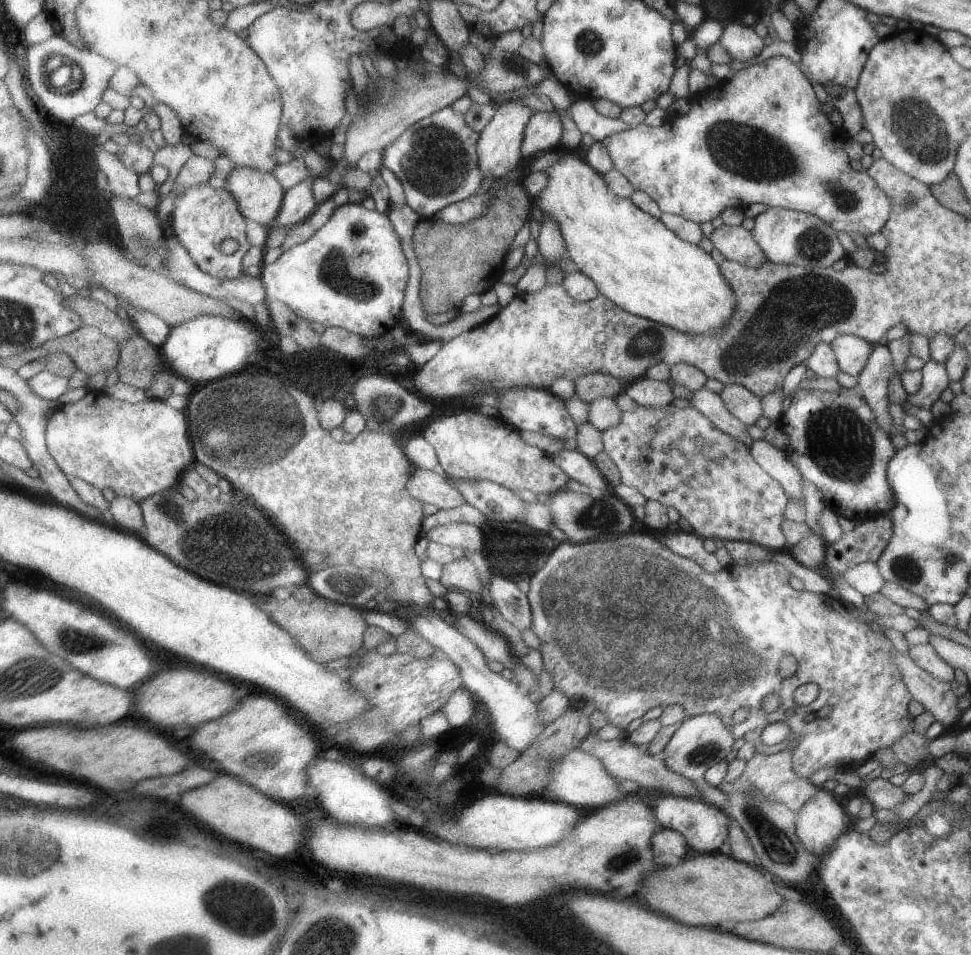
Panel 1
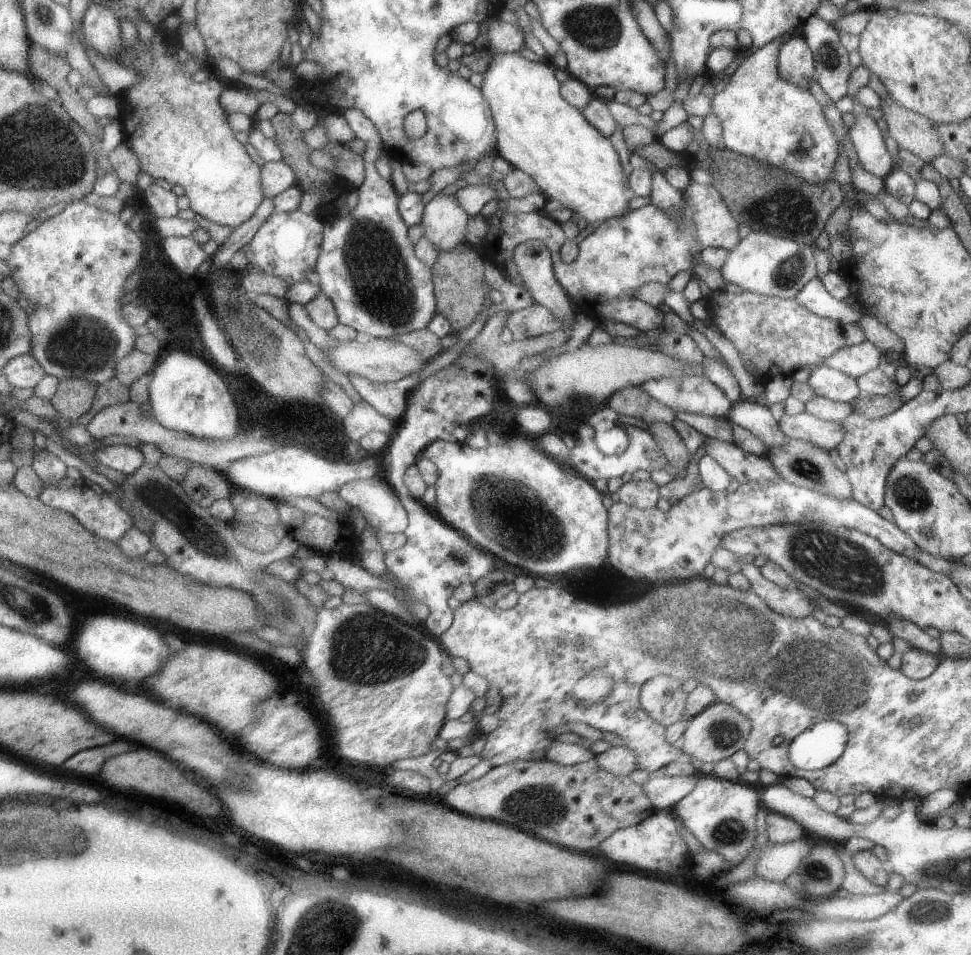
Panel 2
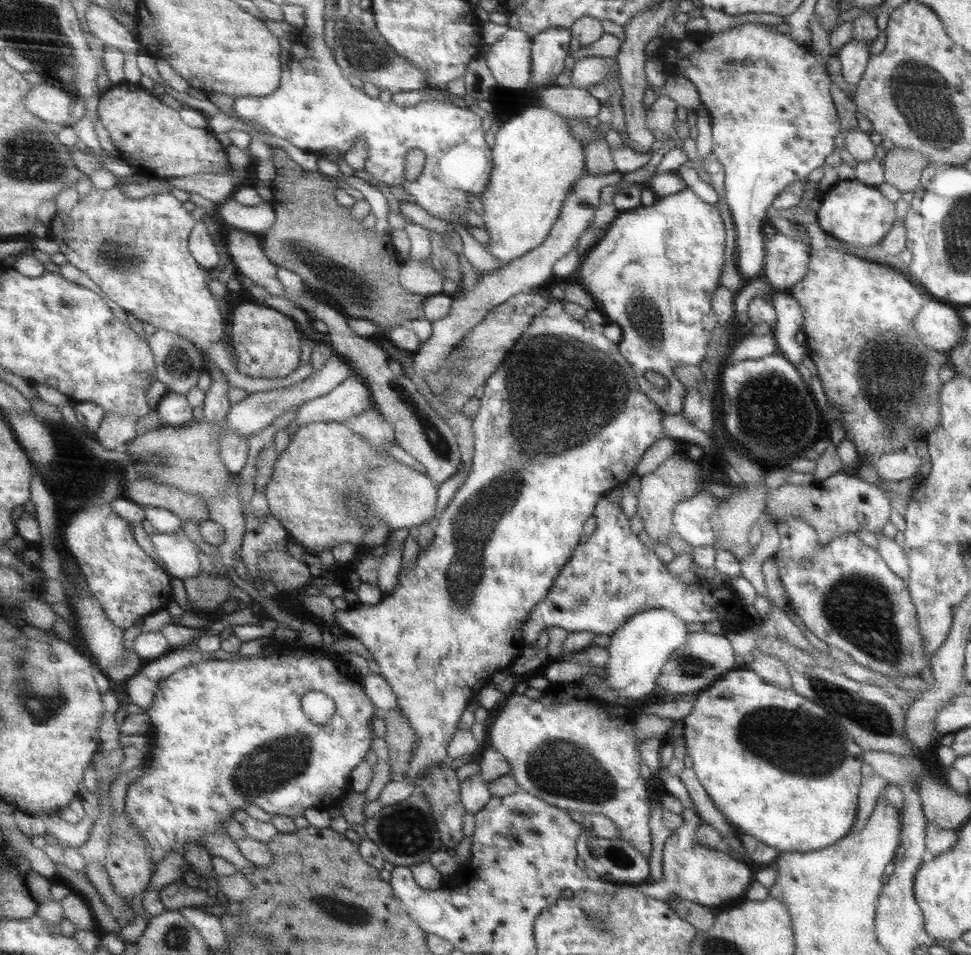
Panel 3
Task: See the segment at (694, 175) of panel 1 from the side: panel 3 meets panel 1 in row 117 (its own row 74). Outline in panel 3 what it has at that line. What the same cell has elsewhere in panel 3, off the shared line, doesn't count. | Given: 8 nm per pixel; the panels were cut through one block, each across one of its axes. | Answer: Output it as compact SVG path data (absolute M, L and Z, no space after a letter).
M746 22L746 24L738 24L738 26L734 26L734 28L716 32L716 34L689 34L684 40L674 39L666 41L664 44L661 44L660 48L658 48L654 54L656 58L662 61L668 74L684 76L696 85L701 104L707 108L711 116L713 132L712 153L718 156L718 160L725 168L726 204L732 213L733 223L736 226L736 254L738 255L738 265L736 267L741 274L743 282L750 282L752 278L762 276L765 270L766 248L764 248L764 245L766 245L766 236L763 232L763 227L769 220L766 210L770 208L772 202L777 198L777 195L783 192L788 185L796 181L807 179L812 170L823 166L826 156L834 152L836 136L841 134L840 118L830 93L832 84L830 74L828 74L827 68L824 69L820 66L818 60L815 60L814 56L811 54L812 50L810 49L810 47L798 47L798 44L790 38L790 34L776 30L774 26L758 24L758 22Z

